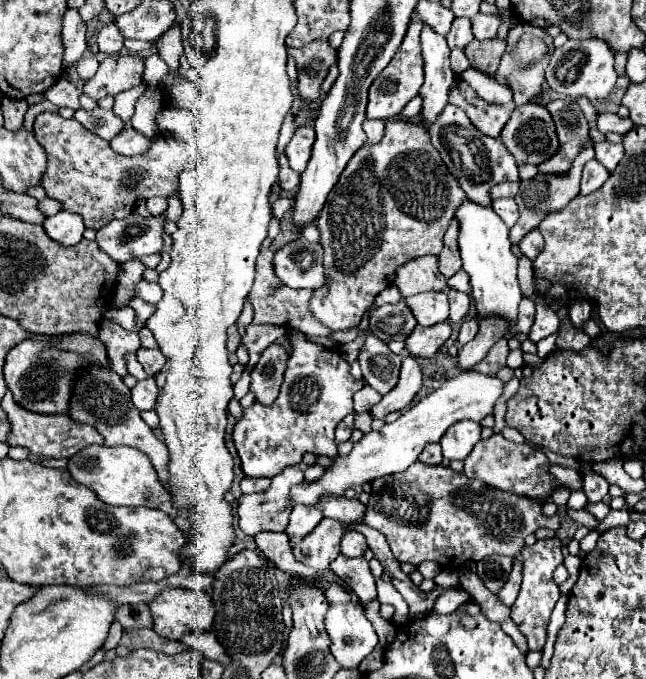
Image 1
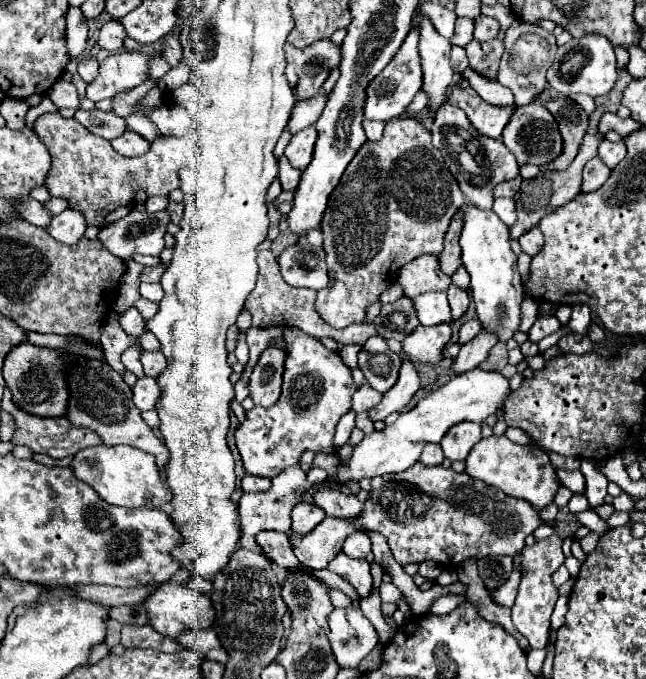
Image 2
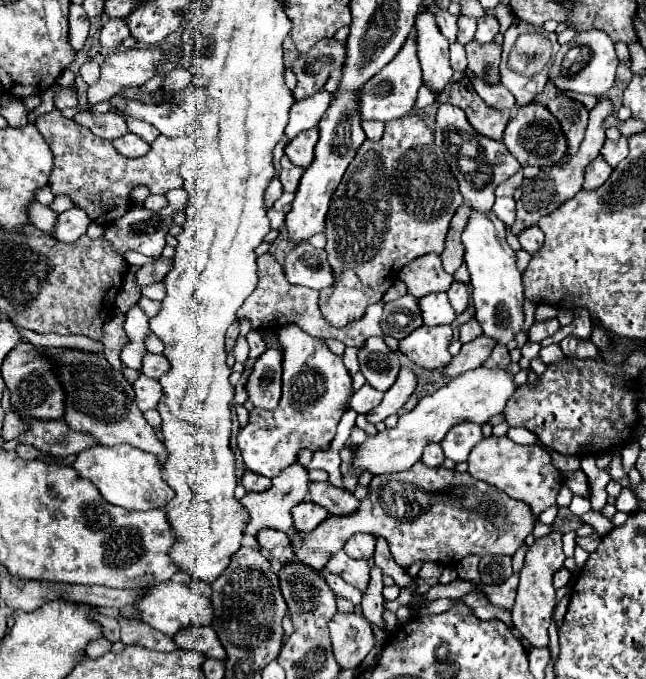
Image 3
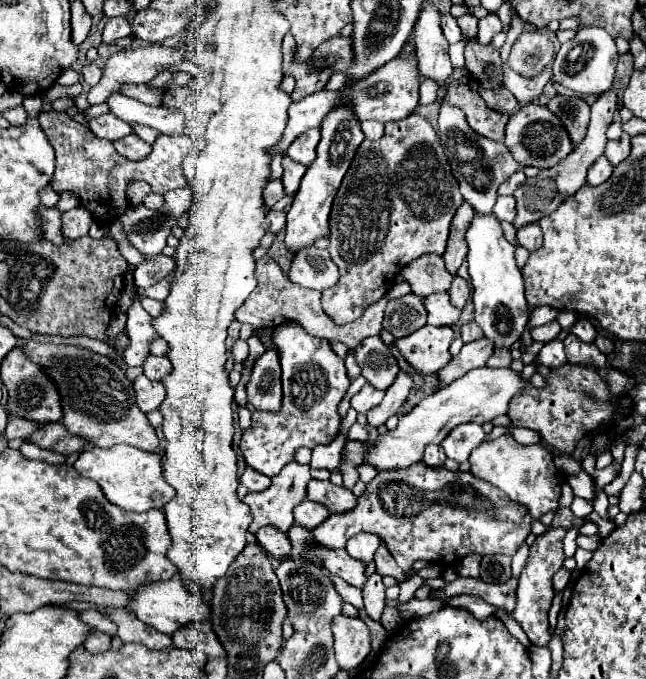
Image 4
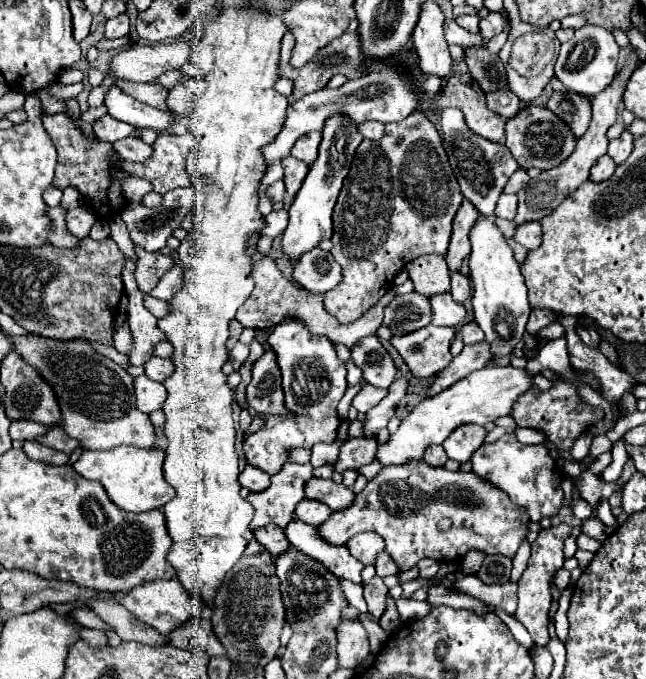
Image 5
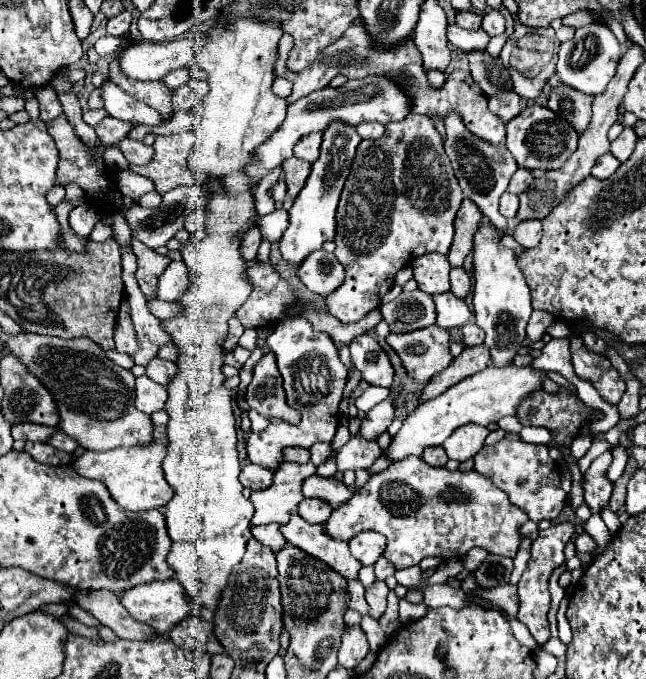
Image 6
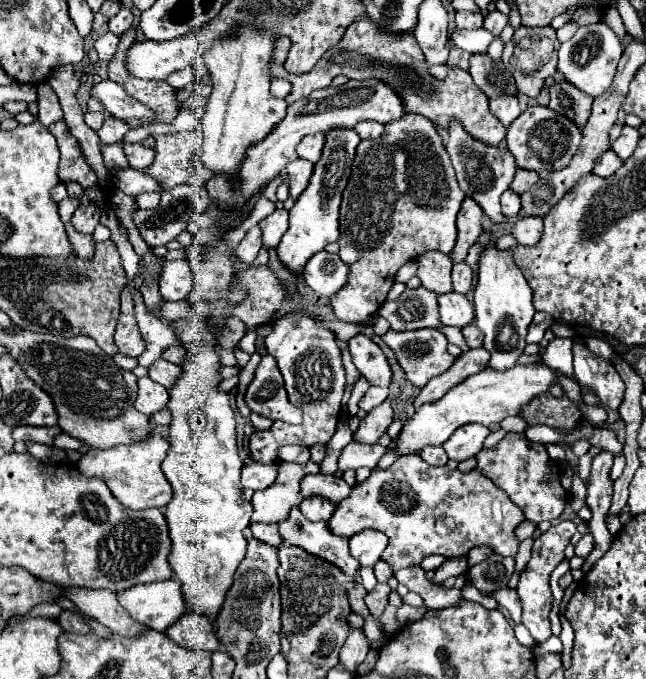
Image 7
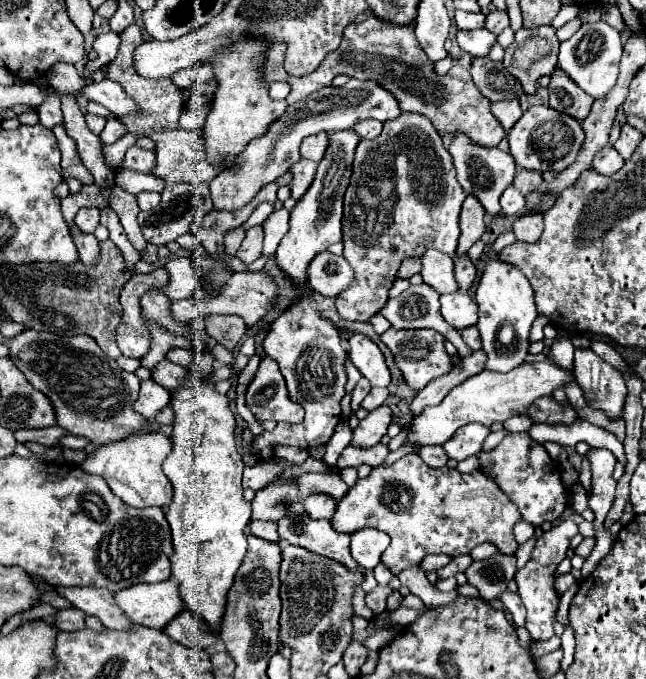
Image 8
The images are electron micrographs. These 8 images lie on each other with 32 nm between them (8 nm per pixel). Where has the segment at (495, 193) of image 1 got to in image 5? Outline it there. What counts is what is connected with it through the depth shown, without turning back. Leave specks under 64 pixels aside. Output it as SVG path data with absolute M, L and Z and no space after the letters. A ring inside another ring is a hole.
M520 168L514 176L510 176L510 180L506 182L506 186L504 186L504 194L516 194L520 188L524 188L524 184L528 184L528 180L530 180L530 176L526 174L526 170L524 168Z

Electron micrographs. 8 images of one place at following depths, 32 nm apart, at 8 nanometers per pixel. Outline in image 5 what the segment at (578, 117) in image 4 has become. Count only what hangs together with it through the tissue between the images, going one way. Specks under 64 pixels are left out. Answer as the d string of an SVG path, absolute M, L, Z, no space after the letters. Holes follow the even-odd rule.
M554 92L546 104L558 118L566 122L574 138L582 138L590 124L590 100L574 92Z

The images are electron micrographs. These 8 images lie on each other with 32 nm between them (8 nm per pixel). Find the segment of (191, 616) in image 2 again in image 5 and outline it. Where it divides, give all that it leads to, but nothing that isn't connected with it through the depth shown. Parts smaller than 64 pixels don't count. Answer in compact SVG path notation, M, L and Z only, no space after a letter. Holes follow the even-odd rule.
M162 580L162 582L148 582L142 586L136 586L124 596L124 606L144 624L156 628L160 634L168 636L172 630L176 630L180 624L184 624L190 618L198 618L204 610L204 600L190 594L180 580Z

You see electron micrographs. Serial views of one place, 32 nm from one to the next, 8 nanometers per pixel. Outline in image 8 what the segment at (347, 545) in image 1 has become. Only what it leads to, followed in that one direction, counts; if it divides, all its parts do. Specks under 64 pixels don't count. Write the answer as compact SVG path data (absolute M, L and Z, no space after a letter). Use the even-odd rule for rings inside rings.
M364 528L364 530L352 534L350 550L352 550L352 556L358 562L358 566L376 568L382 552L388 548L388 544L390 544L390 538L386 532L380 532L374 528Z

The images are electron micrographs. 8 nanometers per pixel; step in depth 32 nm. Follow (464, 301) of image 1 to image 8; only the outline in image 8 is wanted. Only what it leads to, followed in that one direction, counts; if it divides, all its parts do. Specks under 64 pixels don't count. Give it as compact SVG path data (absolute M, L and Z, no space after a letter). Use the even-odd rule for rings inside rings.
M460 256L460 260L454 260L454 278L458 284L458 290L466 292L470 290L474 278L476 278L476 268L468 260L468 256Z

